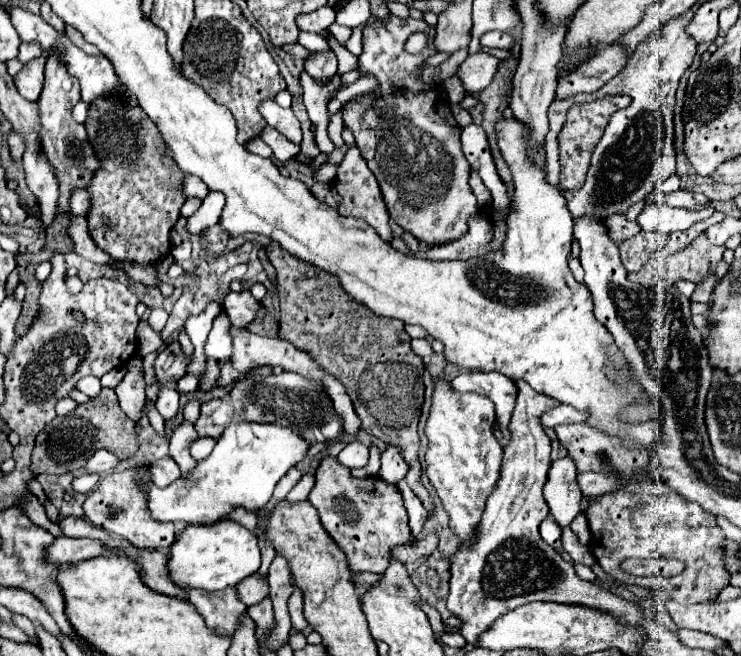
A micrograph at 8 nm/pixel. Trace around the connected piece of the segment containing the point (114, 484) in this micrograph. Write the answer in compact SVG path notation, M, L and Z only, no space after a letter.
M136 466L122 472L110 472L104 480L100 480L98 488L84 502L84 516L94 524L108 532L114 532L126 538L130 544L138 548L168 548L174 542L174 524L158 522L148 512L148 500L138 486L140 478L148 476L148 466Z

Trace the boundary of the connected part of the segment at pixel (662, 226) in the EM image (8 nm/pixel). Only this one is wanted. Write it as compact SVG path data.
M706 202L702 210L684 210L670 208L666 204L648 204L638 216L638 224L642 230L652 230L660 234L672 234L676 230L688 230L692 224L710 218L716 212L714 202Z

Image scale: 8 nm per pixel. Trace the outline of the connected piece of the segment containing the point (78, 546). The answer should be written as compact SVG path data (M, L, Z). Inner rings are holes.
M56 538L54 544L48 548L48 556L56 564L74 564L80 560L106 556L110 550L92 538Z

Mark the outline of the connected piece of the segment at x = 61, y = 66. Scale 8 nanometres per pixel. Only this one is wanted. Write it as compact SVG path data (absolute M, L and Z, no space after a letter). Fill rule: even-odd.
M50 52L46 62L46 84L38 100L40 120L42 120L40 142L44 146L48 160L56 166L56 172L60 174L60 212L68 214L70 210L66 204L72 188L86 188L88 180L92 178L92 172L96 172L96 168L100 166L92 152L84 126L74 122L70 116L70 110L78 100L80 100L80 84L76 82L76 76L70 76L60 52Z

